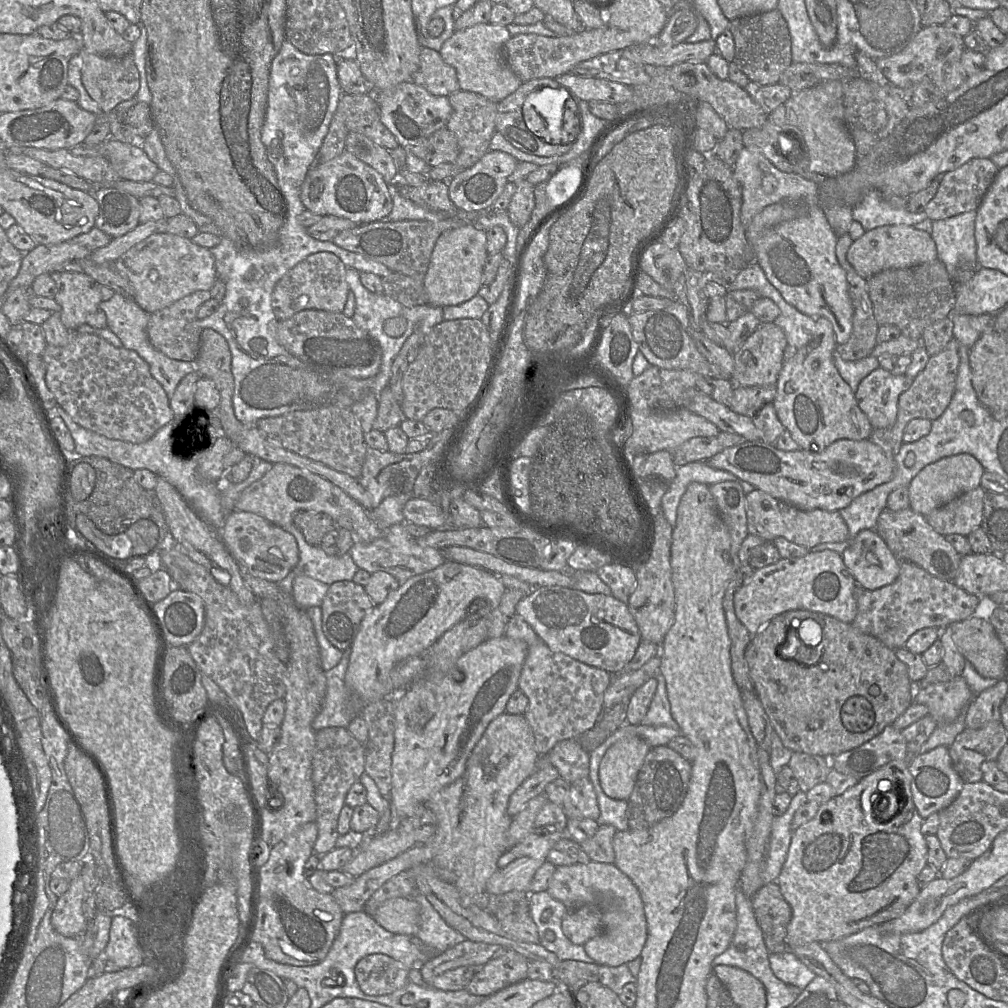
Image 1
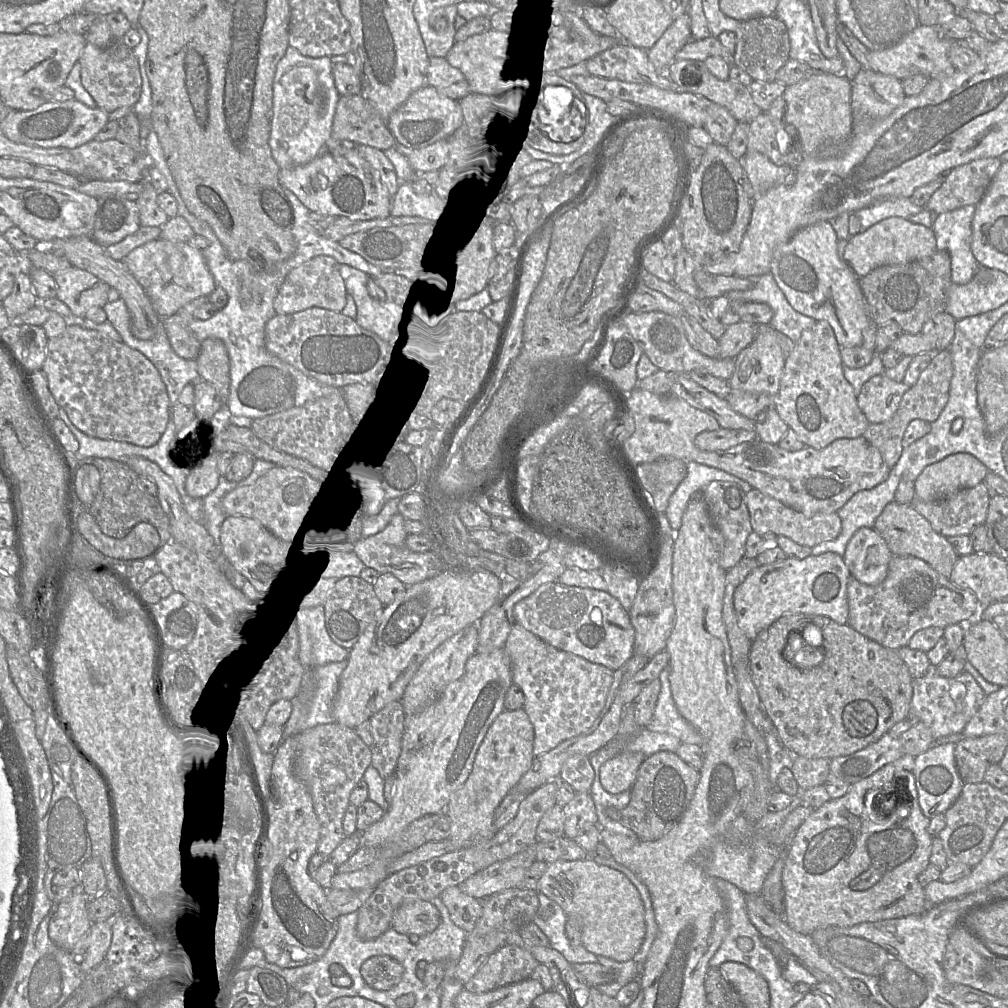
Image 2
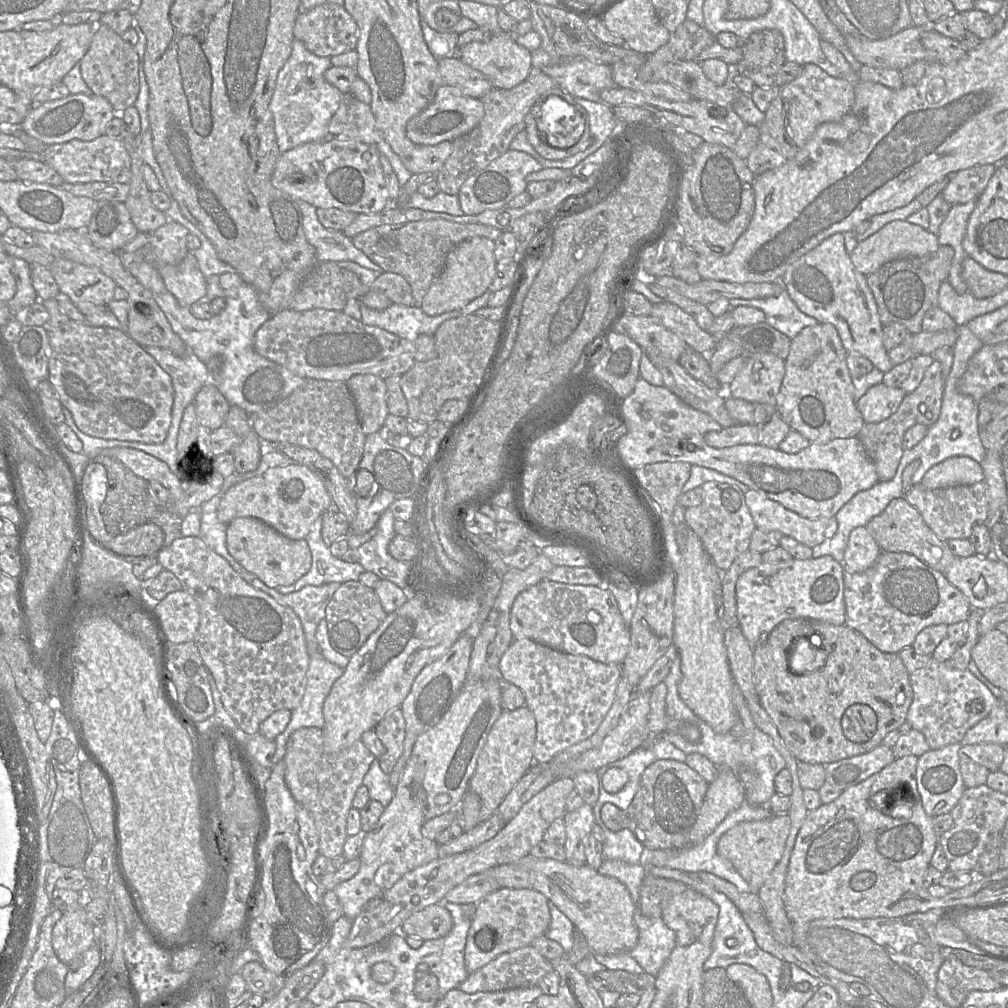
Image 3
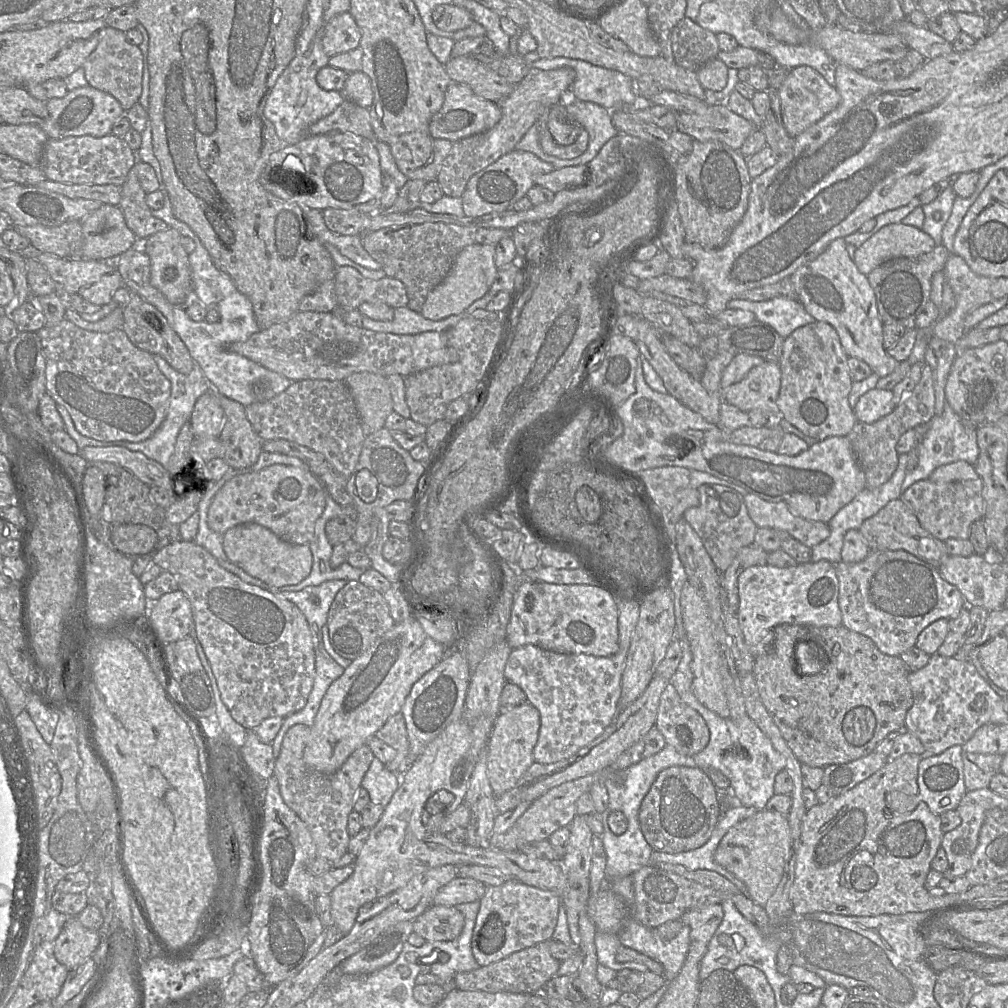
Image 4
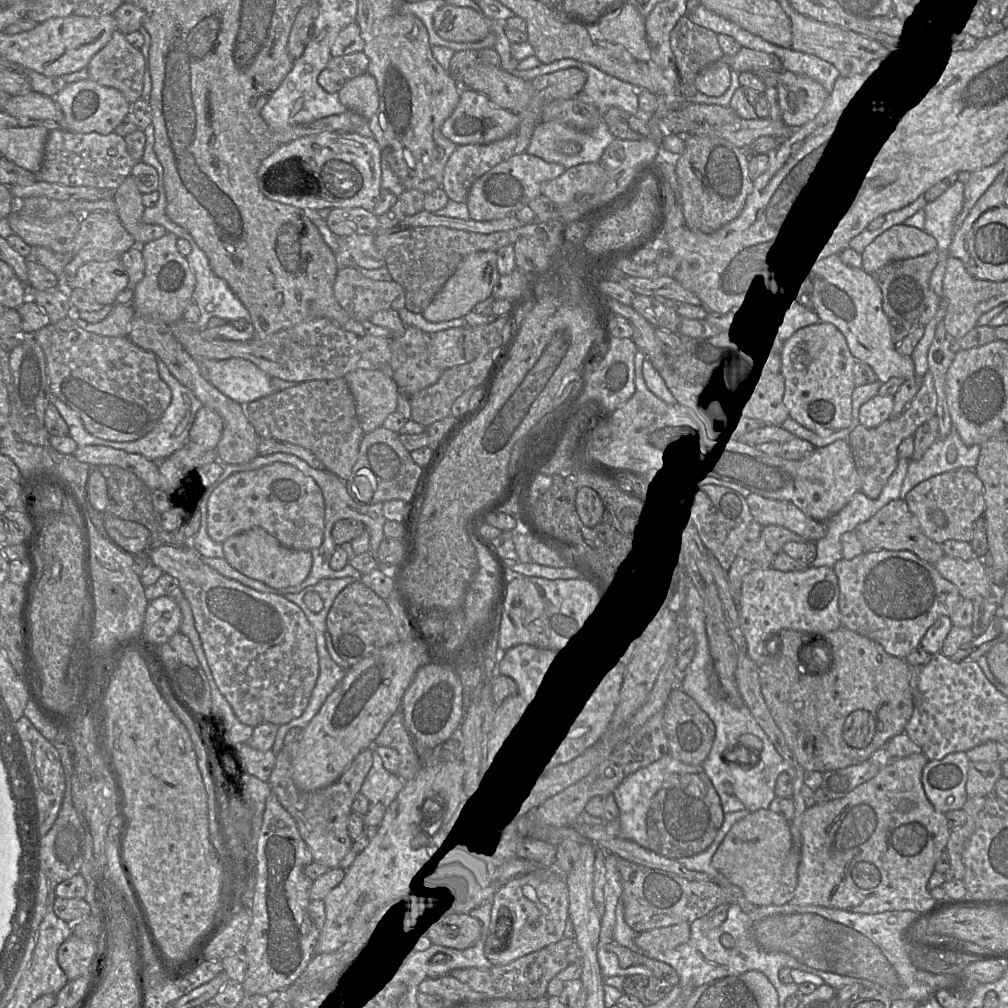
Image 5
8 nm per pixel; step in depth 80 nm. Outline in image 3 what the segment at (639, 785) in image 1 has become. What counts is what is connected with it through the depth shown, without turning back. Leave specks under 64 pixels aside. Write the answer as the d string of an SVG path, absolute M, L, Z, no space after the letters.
M657 760L643 772L639 790L630 806L621 810L607 803L602 807L602 819L611 831L628 828L648 849L682 850L709 836L701 814L708 786L709 782L685 762Z

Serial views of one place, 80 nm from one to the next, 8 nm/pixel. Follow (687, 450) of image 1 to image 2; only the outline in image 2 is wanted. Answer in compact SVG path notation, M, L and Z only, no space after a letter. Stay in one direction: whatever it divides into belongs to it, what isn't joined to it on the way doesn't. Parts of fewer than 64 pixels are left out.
M719 428L699 433L694 444L703 451L721 451L757 438L755 430Z

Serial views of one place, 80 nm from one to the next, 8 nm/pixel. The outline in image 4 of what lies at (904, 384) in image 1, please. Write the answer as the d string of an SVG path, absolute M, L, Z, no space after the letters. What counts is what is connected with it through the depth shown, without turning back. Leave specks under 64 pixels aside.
M876 387L859 398L854 412L857 421L871 424L892 413L896 406L892 390Z

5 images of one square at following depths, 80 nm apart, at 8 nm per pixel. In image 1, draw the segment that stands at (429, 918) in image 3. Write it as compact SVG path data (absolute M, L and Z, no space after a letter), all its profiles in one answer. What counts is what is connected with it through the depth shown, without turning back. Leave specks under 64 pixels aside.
M393 898L376 911L373 919L391 933L416 936L420 926L420 906L411 898Z

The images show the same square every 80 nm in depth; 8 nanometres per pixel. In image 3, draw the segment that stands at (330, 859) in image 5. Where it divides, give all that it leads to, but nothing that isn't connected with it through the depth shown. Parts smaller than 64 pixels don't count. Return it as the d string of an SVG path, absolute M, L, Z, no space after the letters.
M300 728L290 736L283 760L286 765L285 783L292 797L310 813L314 821L319 836L319 854L332 859L343 854L348 837L347 815L355 793L376 757L361 740L338 753L326 753L323 742L322 729Z

